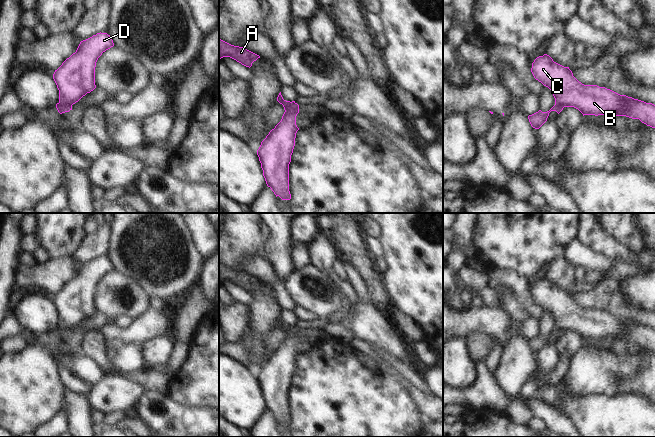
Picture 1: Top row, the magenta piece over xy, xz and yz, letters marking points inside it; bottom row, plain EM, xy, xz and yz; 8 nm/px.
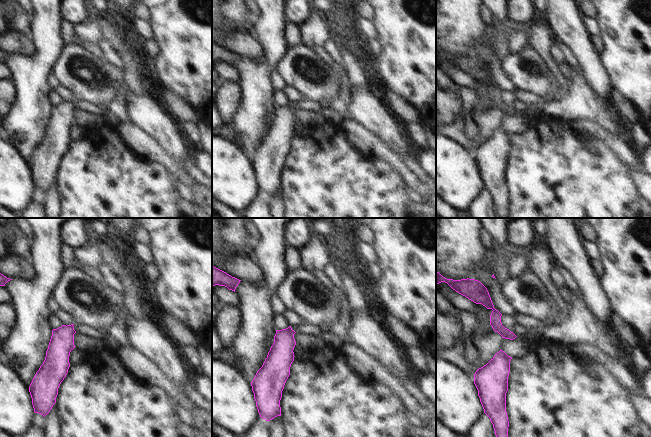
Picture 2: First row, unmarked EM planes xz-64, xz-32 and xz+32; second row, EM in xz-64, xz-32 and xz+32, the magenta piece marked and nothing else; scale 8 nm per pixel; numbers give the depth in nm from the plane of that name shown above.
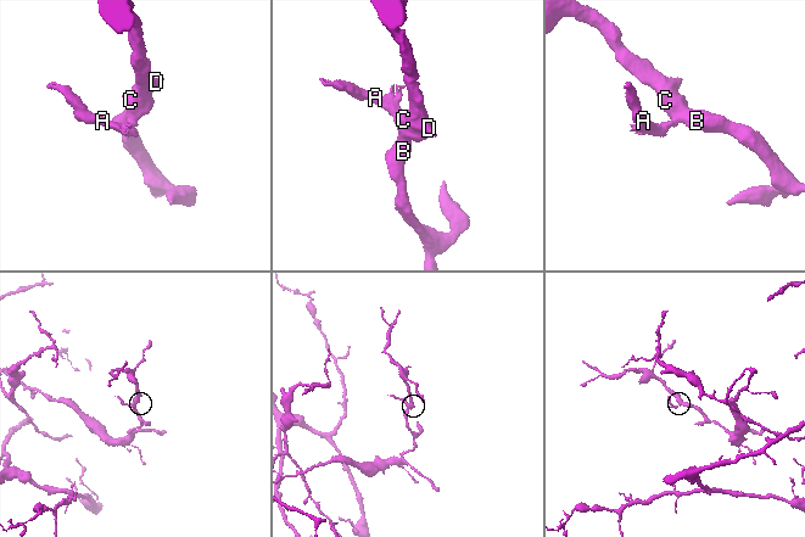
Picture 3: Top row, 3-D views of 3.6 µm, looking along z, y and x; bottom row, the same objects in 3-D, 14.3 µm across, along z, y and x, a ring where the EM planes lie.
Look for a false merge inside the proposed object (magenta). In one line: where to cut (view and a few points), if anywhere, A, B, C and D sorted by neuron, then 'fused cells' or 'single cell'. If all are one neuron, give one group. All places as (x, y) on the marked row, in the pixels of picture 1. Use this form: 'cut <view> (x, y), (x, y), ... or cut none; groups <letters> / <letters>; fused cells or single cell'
cut xy (58, 103), (68, 103), (71, 105); groups A / B C D; fused cells

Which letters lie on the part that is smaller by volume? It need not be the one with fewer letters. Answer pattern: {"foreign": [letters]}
{"foreign": ["A"]}

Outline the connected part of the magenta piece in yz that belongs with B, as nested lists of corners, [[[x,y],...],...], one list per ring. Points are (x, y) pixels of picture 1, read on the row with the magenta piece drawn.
[[[547,55],[537,57],[531,72],[536,80],[548,87],[555,103],[574,107],[584,115],[626,116],[639,119],[655,128],[655,105],[620,95],[605,87],[584,85],[574,76],[569,67],[564,67]]]

